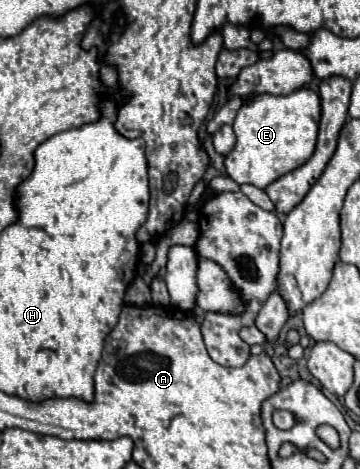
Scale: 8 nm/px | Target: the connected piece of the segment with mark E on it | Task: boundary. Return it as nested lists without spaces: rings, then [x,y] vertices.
[[[308,87],[296,89],[286,97],[258,95],[238,109],[234,119],[236,145],[224,157],[226,173],[236,183],[250,183],[266,189],[272,181],[304,165],[316,147],[320,123],[320,95]]]

